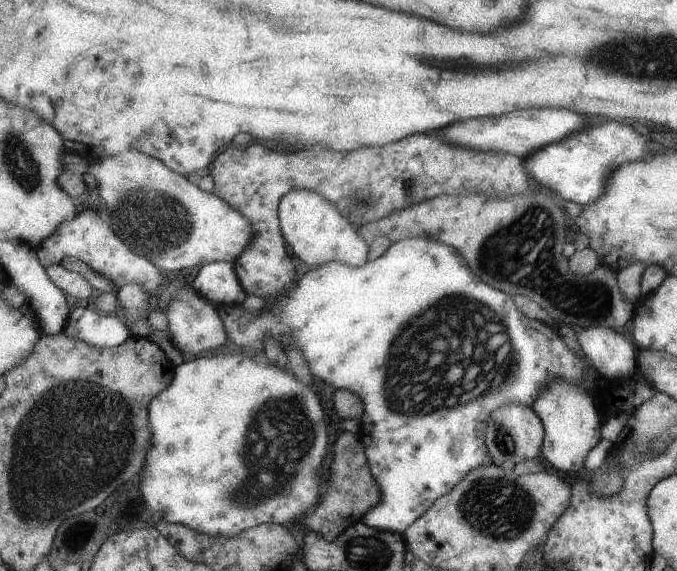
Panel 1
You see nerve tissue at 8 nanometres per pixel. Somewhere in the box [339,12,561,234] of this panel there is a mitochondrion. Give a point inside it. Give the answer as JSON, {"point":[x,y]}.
{"point":[428,56]}

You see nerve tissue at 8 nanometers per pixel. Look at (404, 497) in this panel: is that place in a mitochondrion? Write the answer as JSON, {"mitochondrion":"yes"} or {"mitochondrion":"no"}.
{"mitochondrion":"no"}

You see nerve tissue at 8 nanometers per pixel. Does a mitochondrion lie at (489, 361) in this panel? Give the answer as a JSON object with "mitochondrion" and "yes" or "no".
{"mitochondrion":"yes"}

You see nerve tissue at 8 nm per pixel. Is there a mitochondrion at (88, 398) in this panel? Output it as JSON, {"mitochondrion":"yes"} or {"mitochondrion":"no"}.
{"mitochondrion":"yes"}

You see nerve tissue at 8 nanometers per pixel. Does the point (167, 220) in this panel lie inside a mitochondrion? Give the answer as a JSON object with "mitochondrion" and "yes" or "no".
{"mitochondrion":"yes"}

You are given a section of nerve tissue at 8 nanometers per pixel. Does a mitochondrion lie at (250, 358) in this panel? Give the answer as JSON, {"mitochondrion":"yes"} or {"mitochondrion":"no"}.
{"mitochondrion":"no"}

